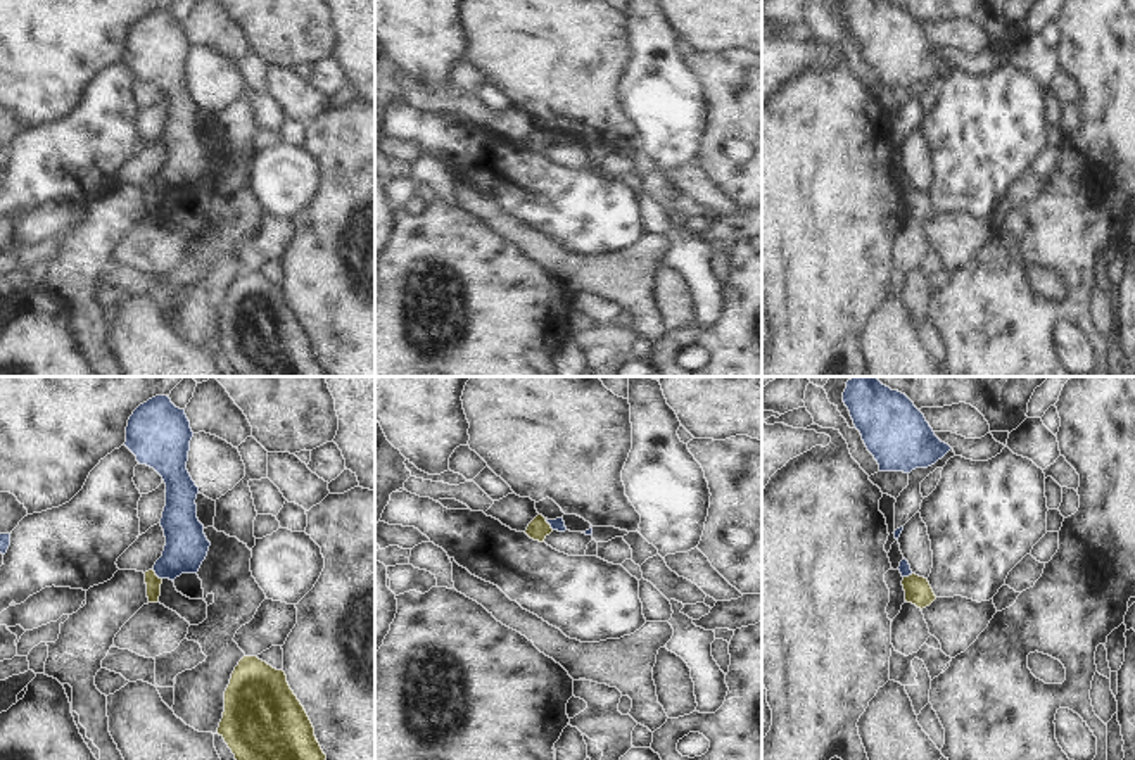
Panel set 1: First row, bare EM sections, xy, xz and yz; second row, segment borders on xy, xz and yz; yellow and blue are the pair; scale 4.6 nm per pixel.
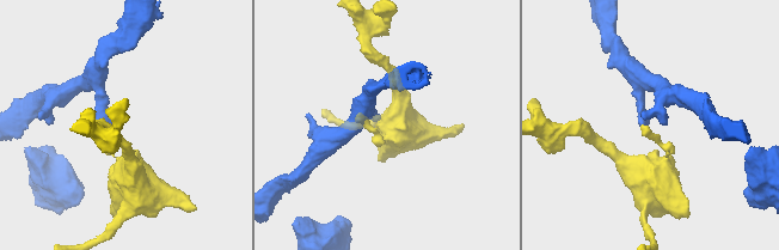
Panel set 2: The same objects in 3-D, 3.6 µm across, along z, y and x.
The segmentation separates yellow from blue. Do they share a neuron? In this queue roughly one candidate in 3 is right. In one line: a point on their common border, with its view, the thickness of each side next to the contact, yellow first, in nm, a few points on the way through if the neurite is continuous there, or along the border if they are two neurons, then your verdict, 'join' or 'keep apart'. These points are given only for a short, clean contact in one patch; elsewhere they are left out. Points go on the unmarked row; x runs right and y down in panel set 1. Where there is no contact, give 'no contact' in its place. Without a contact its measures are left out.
xz (548, 137) | 100/60 nm | along xz (545, 132), (553, 142) | keep apart

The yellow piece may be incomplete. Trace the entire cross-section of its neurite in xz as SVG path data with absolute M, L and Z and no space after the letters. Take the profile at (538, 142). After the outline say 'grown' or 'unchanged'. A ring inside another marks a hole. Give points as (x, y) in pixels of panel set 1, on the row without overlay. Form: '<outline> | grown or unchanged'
M537 128L527 140L525 147L539 155L544 155L544 152L553 145L551 138L546 135L542 128Z | unchanged

